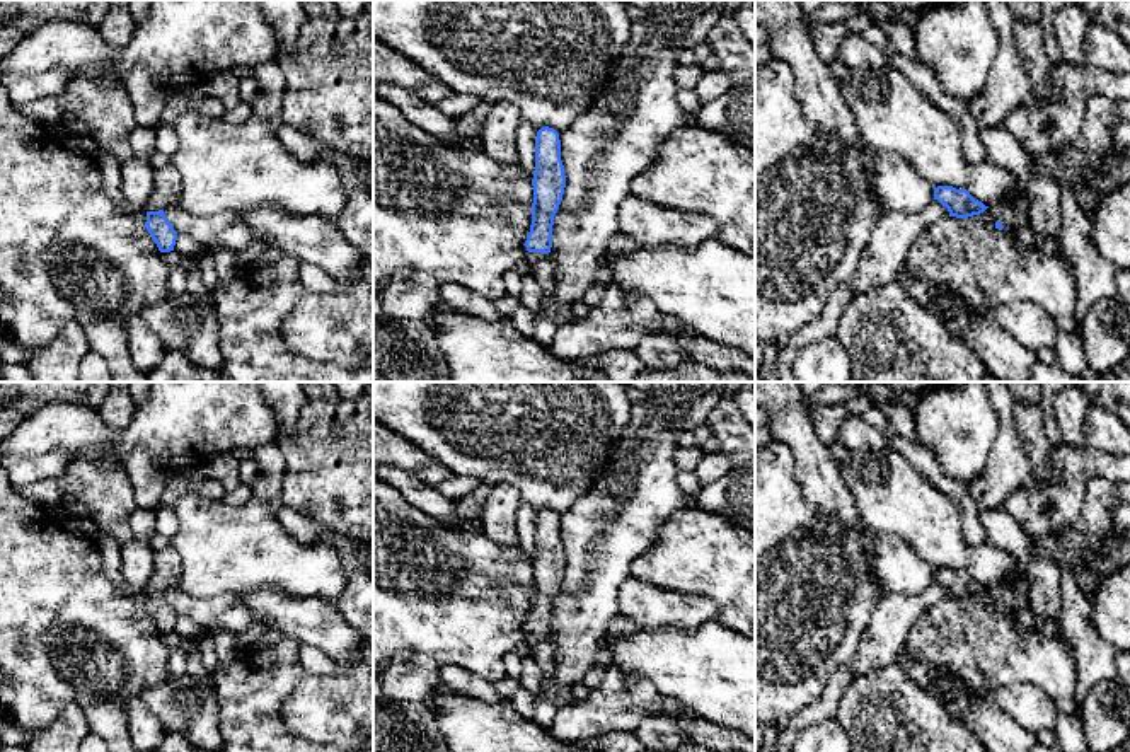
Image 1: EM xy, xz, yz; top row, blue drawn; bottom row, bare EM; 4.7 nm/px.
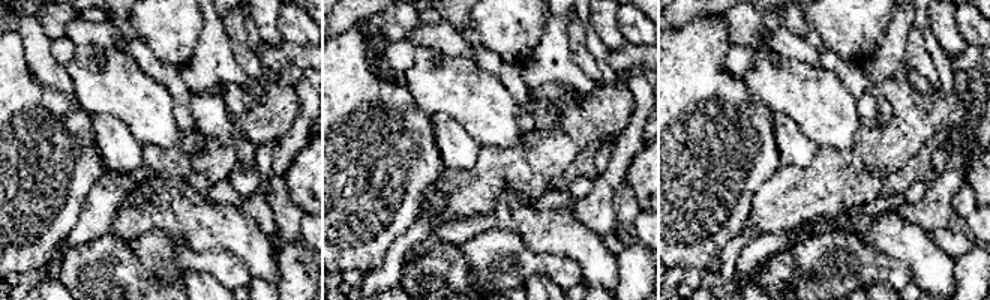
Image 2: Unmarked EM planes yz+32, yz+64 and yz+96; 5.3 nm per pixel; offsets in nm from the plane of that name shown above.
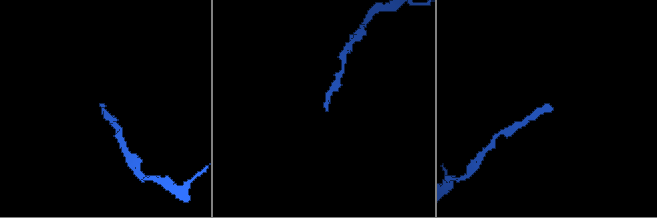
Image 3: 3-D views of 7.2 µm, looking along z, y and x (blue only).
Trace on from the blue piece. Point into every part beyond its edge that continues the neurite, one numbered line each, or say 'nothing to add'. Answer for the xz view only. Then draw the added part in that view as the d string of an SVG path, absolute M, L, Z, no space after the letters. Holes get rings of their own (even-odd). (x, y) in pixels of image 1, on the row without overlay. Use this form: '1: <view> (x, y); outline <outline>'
1: xz (532, 642); outline M528 634L528 638L523 641L522 650L525 653L535 653L537 646L545 639L547 636L542 634Z

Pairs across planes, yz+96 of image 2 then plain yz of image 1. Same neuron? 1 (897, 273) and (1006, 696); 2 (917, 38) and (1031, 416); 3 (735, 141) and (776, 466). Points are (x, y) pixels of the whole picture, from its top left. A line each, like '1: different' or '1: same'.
1: same
2: same
3: same

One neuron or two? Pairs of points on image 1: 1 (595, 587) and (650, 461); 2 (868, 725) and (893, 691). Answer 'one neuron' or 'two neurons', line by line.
1: one neuron
2: one neuron

